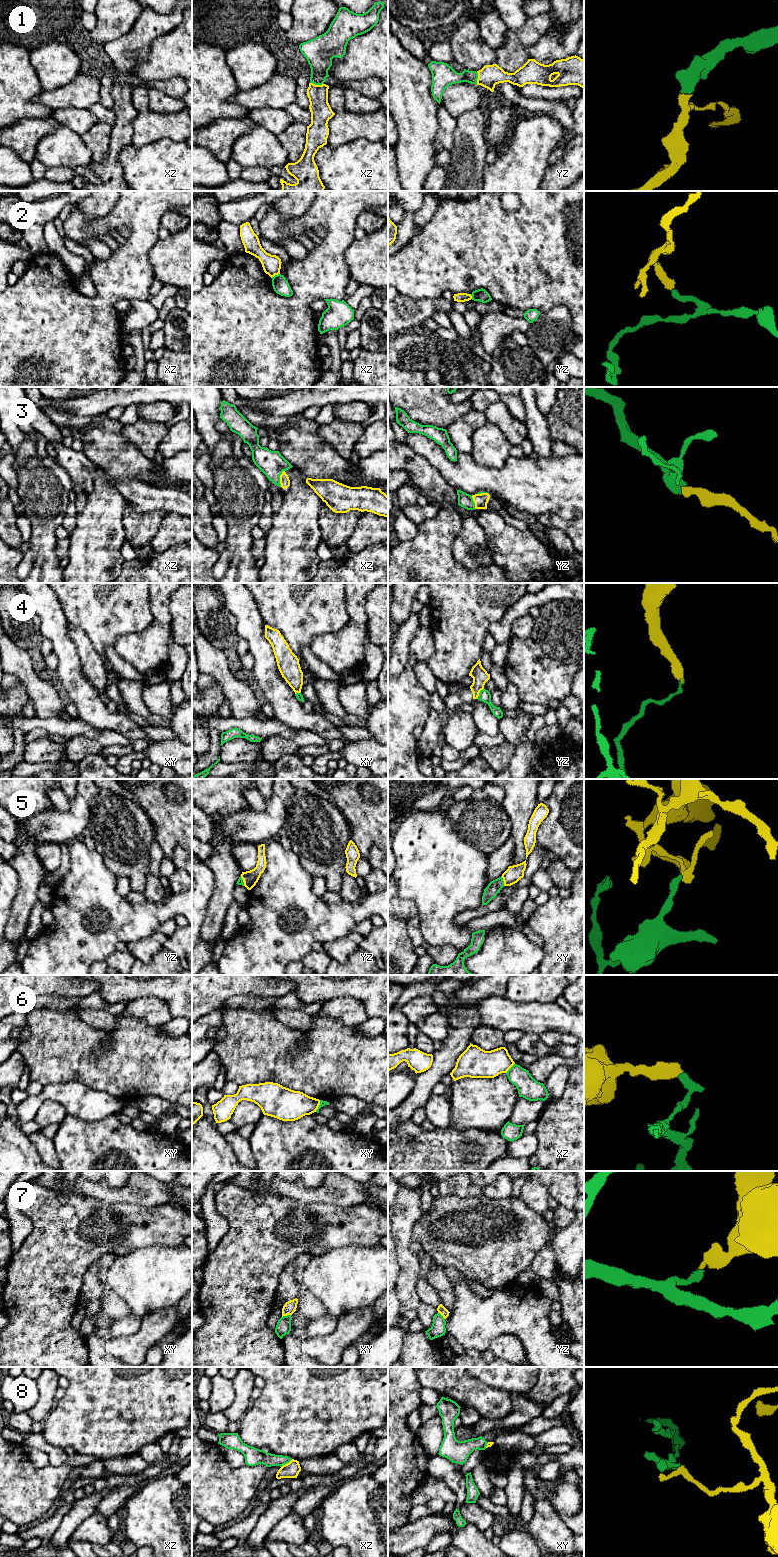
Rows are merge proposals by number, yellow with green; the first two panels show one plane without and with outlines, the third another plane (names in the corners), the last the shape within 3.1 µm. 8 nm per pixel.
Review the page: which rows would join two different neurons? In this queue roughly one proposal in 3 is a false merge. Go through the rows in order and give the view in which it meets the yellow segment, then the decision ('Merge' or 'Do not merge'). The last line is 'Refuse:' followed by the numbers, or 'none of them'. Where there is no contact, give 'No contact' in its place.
1: Touches yellow in xz. Merge
2: Touches yellow in xz. Do not merge
3: Touches yellow in xz. Merge
4: Touches yellow in yz. Do not merge
5: Touches yellow in xy. Do not merge
6: Touches yellow in xy. Do not merge
7: Touches yellow in xy. Do not merge
8: Touches yellow in xz. Do not merge
Refuse: 2, 4, 5, 6, 7, 8

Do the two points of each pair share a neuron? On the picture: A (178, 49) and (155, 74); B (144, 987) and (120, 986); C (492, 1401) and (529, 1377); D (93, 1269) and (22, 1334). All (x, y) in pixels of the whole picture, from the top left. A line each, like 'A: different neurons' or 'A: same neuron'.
A: same neuron
B: same neuron
C: different neurons
D: different neurons

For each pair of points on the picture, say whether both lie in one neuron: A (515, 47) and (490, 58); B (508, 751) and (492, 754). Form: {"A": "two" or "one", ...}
{"A": "two", "B": "one"}

